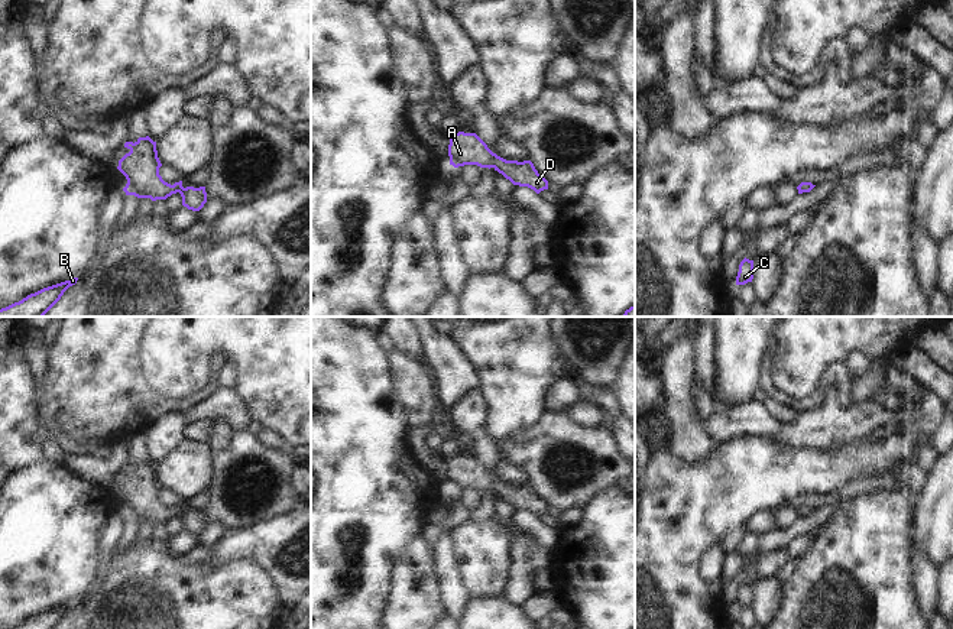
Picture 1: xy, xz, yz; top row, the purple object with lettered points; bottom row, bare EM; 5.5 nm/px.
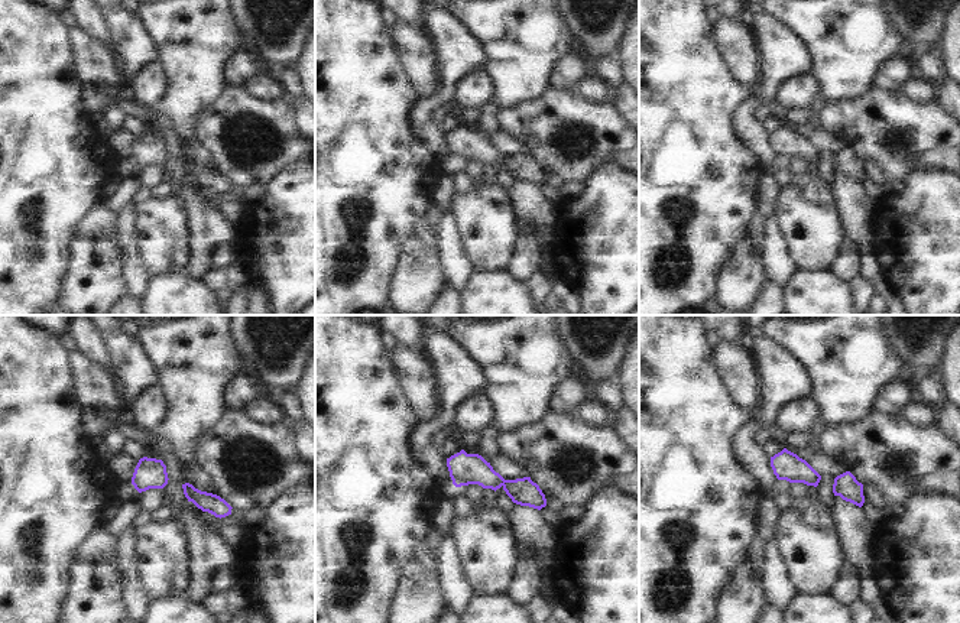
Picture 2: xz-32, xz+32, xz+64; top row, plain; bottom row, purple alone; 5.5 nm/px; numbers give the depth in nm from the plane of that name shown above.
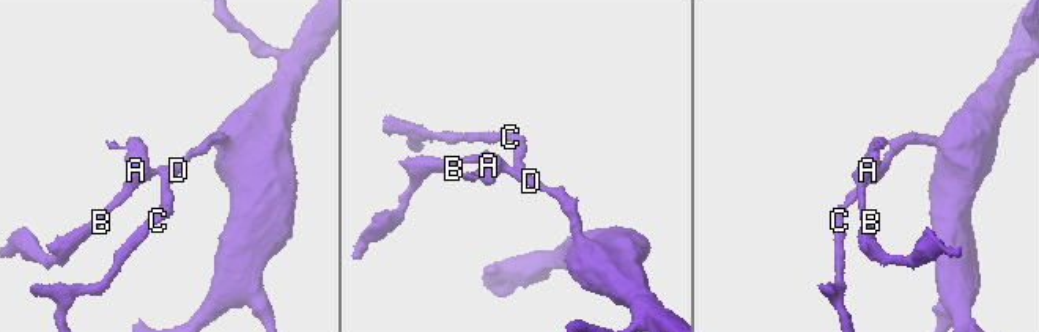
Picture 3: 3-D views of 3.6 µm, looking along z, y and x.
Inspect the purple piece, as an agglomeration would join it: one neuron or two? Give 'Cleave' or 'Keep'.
Keep

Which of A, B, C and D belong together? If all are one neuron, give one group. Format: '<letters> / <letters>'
A B C D

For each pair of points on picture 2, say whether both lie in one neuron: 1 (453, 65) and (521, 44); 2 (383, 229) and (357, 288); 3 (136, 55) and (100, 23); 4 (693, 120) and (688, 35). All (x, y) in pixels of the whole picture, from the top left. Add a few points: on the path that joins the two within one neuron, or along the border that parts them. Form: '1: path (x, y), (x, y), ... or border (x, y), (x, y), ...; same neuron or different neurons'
1: border (467, 28), (483, 45), (486, 67); different neurons
2: path (370, 243), (370, 258), (362, 273); same neuron
3: border (103, 15), (120, 58); different neurons
4: path (688, 99), (688, 57); same neuron

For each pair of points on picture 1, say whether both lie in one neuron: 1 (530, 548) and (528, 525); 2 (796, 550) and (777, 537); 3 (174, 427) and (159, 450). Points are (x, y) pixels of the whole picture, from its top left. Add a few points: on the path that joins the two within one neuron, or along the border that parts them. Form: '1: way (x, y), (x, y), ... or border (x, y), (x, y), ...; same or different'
1: border (511, 534), (527, 534), (545, 548), (554, 551); different
2: border (819, 527), (814, 532), (800, 534), (787, 547); different
3: way (168, 433), (162, 444); same

